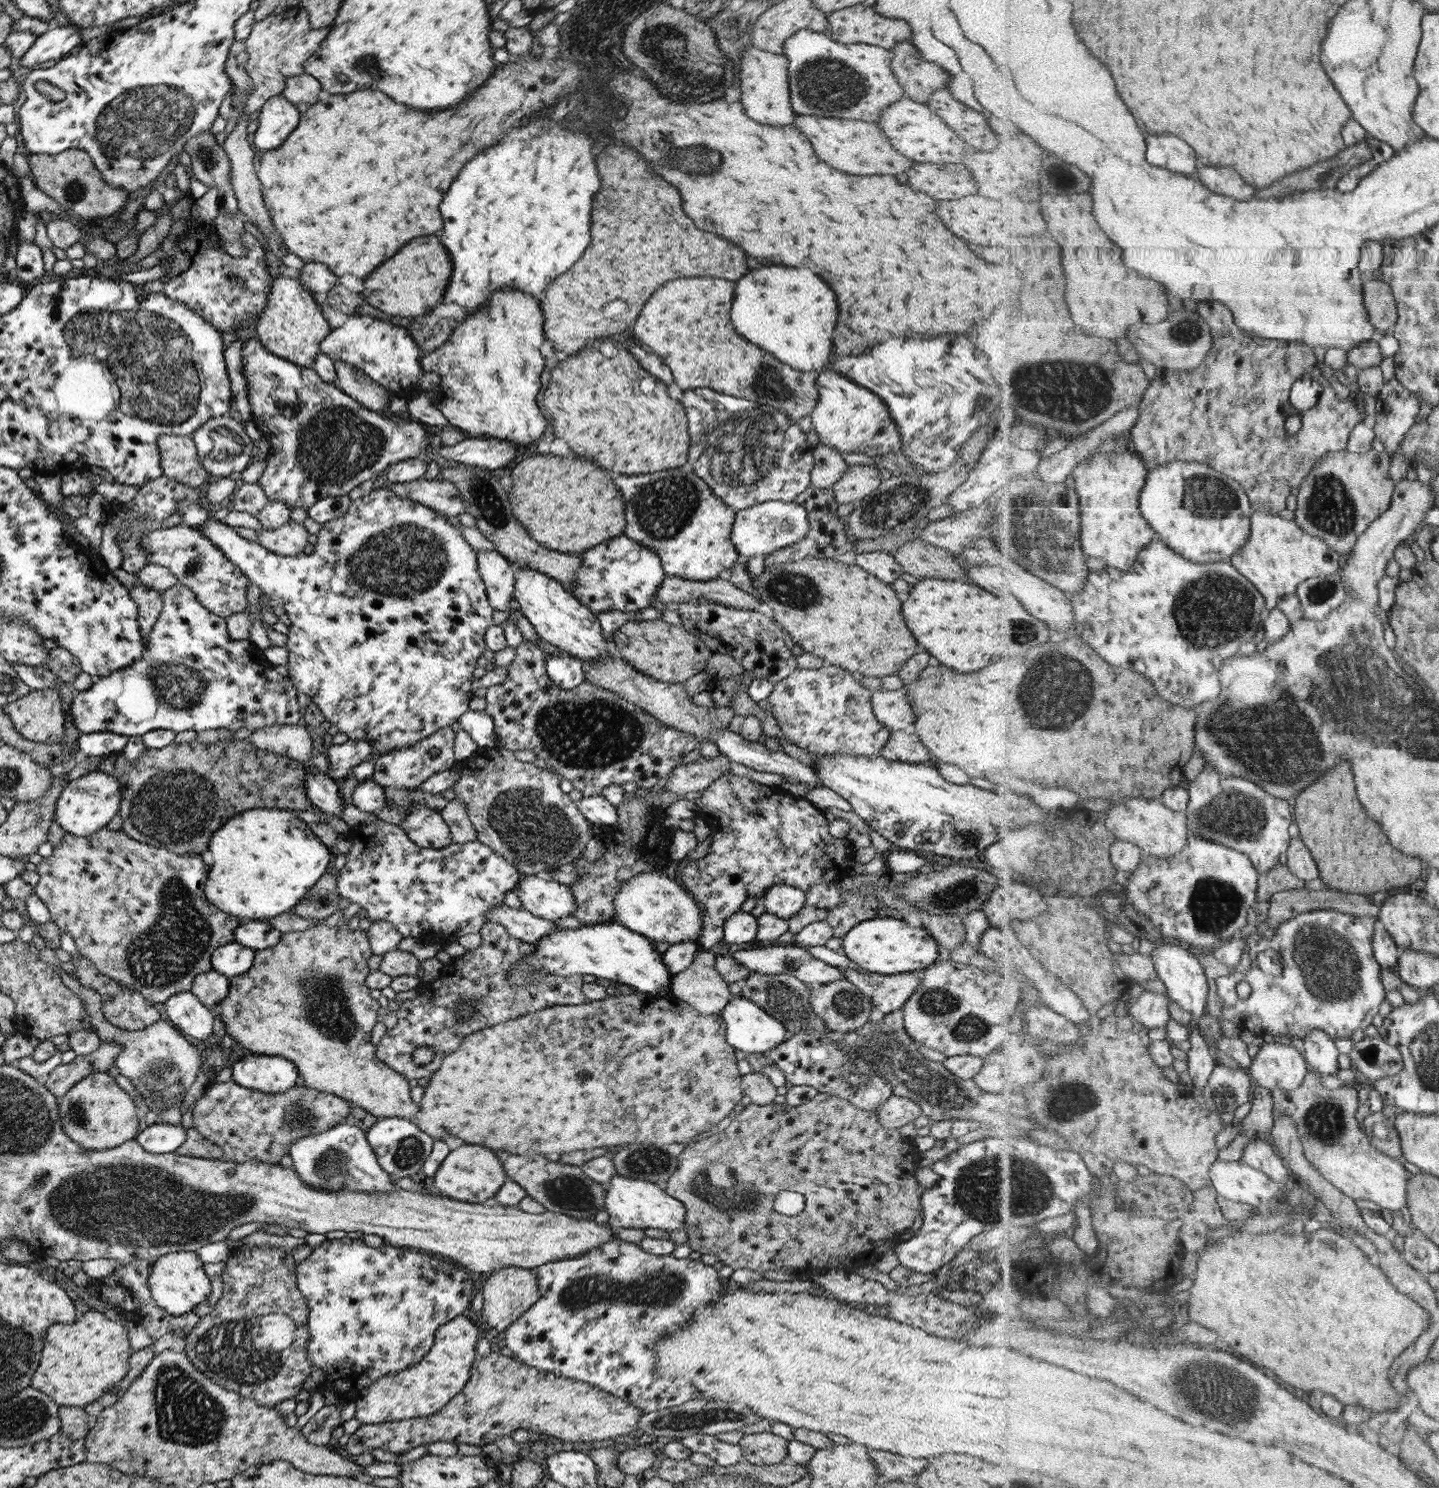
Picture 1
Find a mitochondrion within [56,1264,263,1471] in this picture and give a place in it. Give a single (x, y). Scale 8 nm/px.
(186, 1413)

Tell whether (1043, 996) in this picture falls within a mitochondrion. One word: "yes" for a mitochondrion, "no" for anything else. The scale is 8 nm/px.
no

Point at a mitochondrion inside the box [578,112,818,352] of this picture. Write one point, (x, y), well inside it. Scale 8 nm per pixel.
(675, 157)

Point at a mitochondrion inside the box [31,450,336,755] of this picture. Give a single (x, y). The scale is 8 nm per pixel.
(178, 687)

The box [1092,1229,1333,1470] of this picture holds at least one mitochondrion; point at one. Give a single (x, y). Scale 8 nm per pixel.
(1226, 1398)

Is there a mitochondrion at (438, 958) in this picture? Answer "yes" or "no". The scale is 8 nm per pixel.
no

